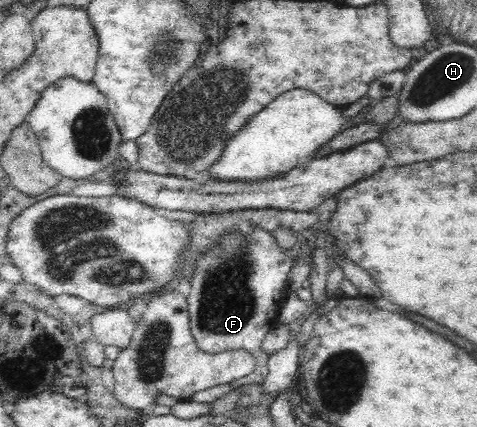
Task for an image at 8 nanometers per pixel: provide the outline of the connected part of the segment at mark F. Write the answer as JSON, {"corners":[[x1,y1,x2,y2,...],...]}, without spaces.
{"corners":[[260,228,226,232,216,248,198,258,196,274,192,278,192,292,187,296,190,334,196,347,210,355,242,349,250,353,255,360,254,370,248,376,242,376,228,383,231,389,236,390,249,383,263,383,267,377,269,356,260,351,260,342,278,323,280,304,290,292,287,287,289,272,296,260,295,250,284,252,277,246,273,236]]}

